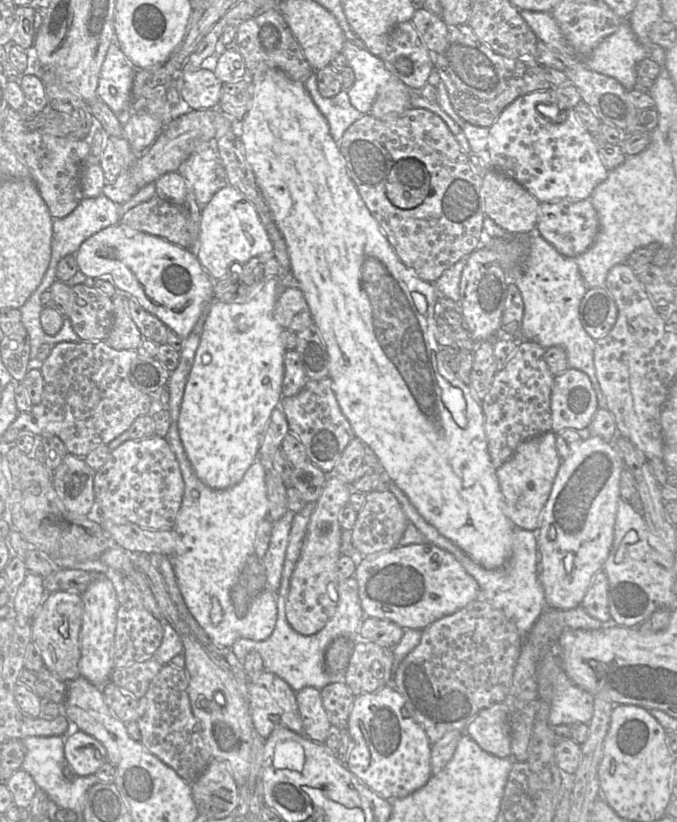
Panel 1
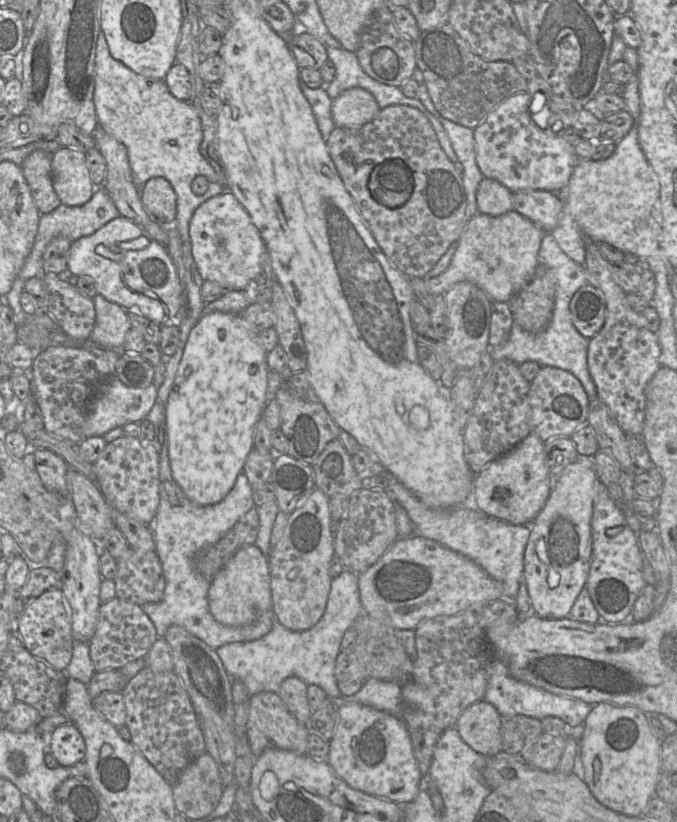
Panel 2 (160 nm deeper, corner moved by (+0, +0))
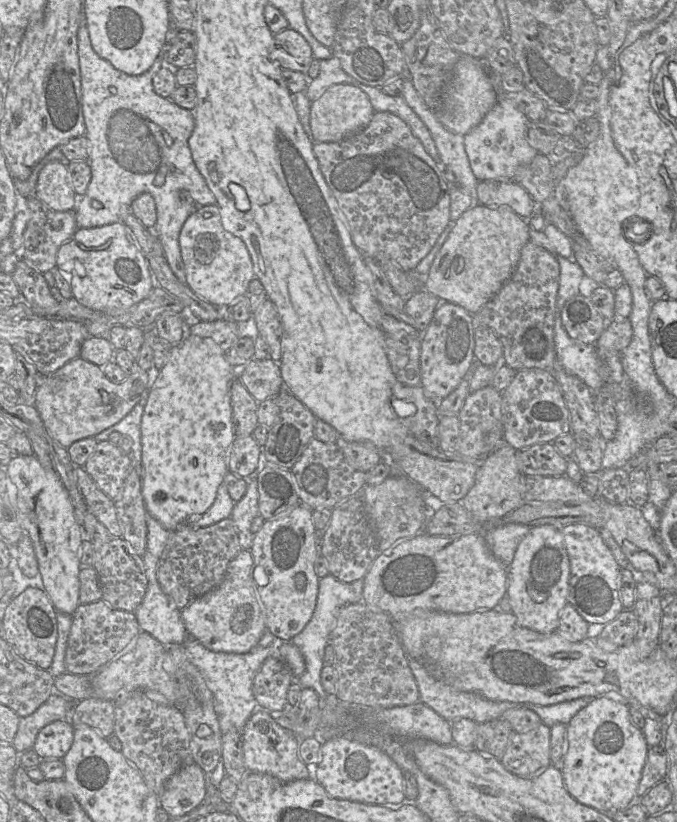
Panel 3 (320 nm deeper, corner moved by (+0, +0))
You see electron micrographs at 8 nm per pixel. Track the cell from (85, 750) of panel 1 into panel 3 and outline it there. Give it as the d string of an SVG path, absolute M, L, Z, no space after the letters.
M65 720L52 722L40 730L32 749L43 760L62 760L73 744L74 731Z

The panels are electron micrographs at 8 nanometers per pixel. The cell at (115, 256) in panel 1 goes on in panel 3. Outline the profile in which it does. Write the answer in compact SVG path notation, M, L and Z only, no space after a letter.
M122 221L94 228L77 228L73 236L59 247L56 268L66 275L76 301L106 314L123 313L143 300L154 287L148 260Z

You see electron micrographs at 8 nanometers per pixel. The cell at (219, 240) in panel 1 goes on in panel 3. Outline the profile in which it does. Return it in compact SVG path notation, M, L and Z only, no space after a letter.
M217 204L205 205L184 222L179 246L186 272L186 285L214 307L227 307L248 295L248 286L255 277L248 249L241 238L227 231Z

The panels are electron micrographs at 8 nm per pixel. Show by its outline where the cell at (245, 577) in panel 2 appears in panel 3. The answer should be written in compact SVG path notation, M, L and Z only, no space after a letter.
M242 550L228 565L225 577L212 590L195 599L181 610L181 618L190 638L215 652L247 653L255 648L266 631L264 609L259 599L253 577L253 556L250 550Z

